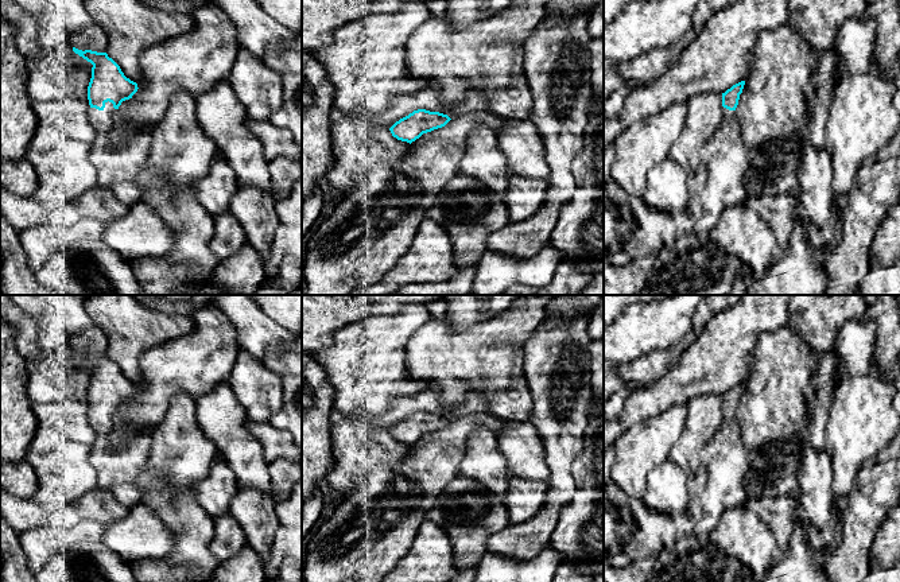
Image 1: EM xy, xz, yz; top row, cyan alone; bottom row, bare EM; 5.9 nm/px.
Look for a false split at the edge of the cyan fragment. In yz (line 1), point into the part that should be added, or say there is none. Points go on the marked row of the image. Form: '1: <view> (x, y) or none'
1: yz (717, 183)

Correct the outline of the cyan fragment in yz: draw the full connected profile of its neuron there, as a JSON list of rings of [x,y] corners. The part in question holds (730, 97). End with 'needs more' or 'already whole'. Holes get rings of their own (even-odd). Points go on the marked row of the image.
[[[745,81],[722,93],[724,119],[713,137],[703,146],[701,164],[688,179],[687,214],[694,222],[694,234],[707,240],[721,213],[728,206],[745,203],[748,193],[742,182],[749,163],[740,121],[736,116]]]; needs more

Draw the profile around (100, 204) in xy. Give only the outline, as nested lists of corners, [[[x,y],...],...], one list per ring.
[[[100,185],[77,201],[51,207],[0,187],[0,213],[16,232],[38,225],[58,226],[63,232],[85,218],[94,218],[106,225],[123,217],[128,209],[129,206],[119,201],[109,189]]]

